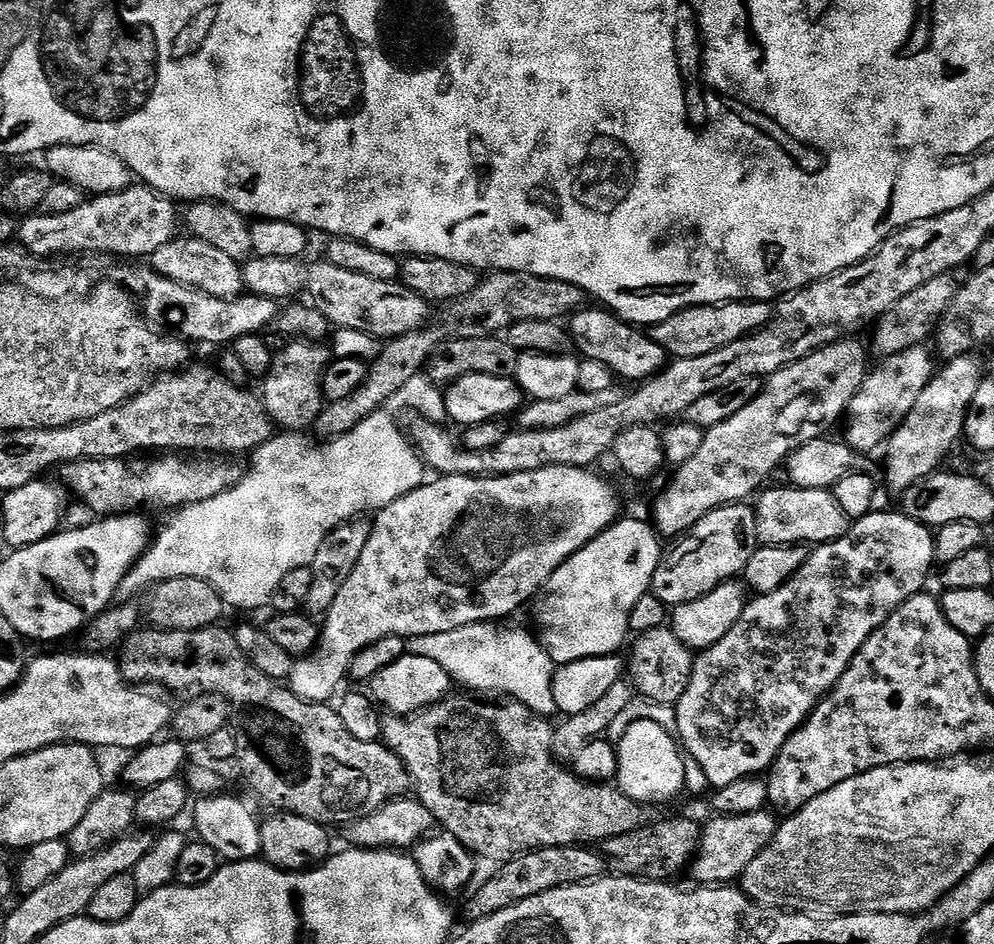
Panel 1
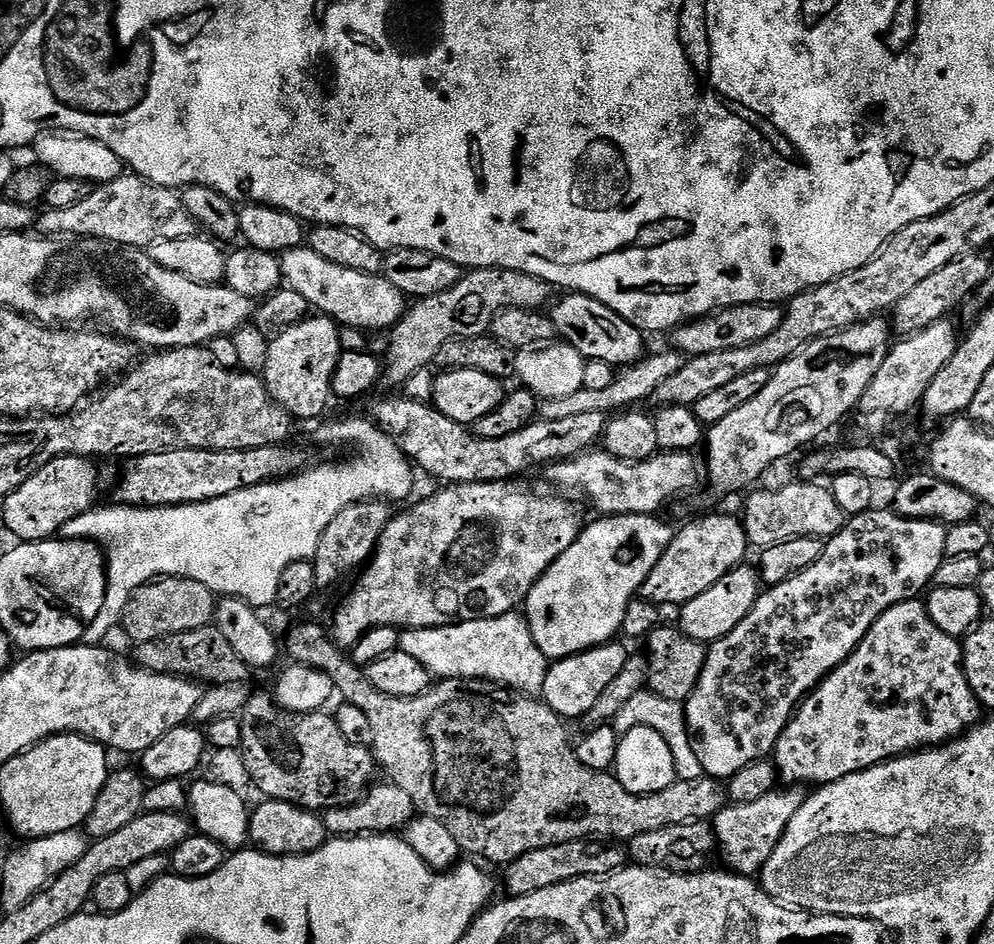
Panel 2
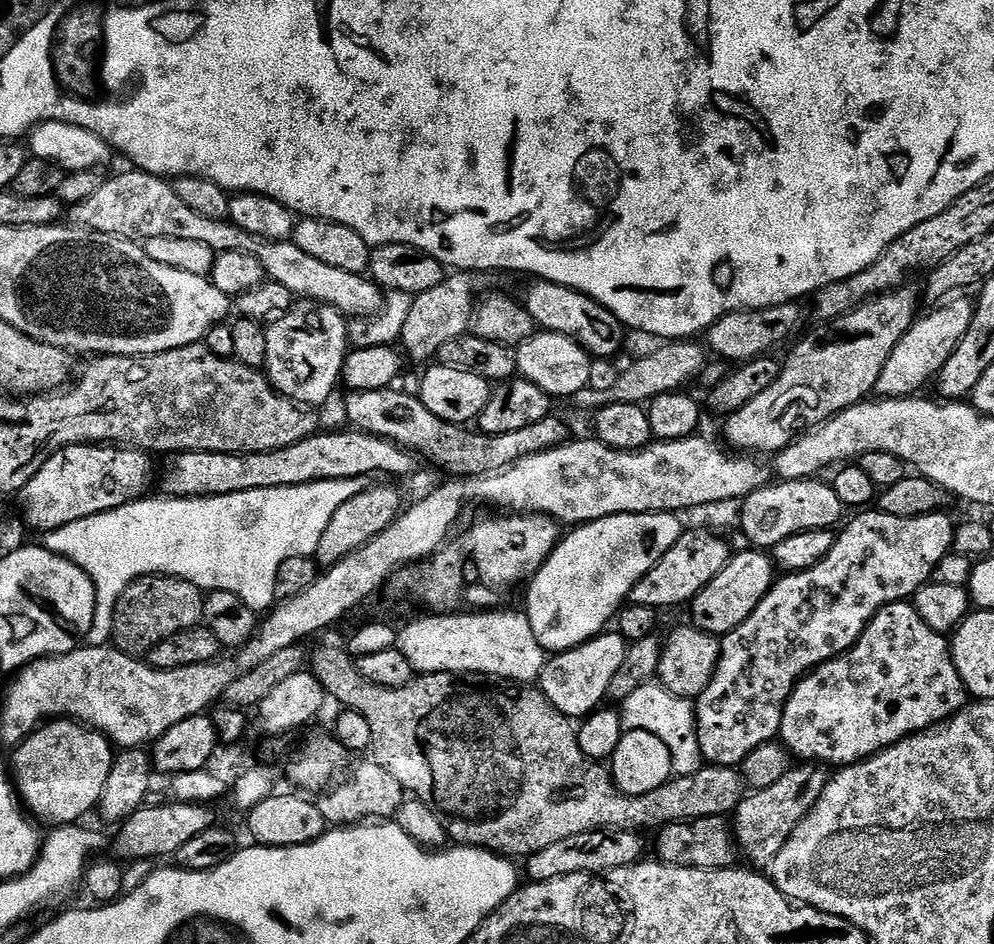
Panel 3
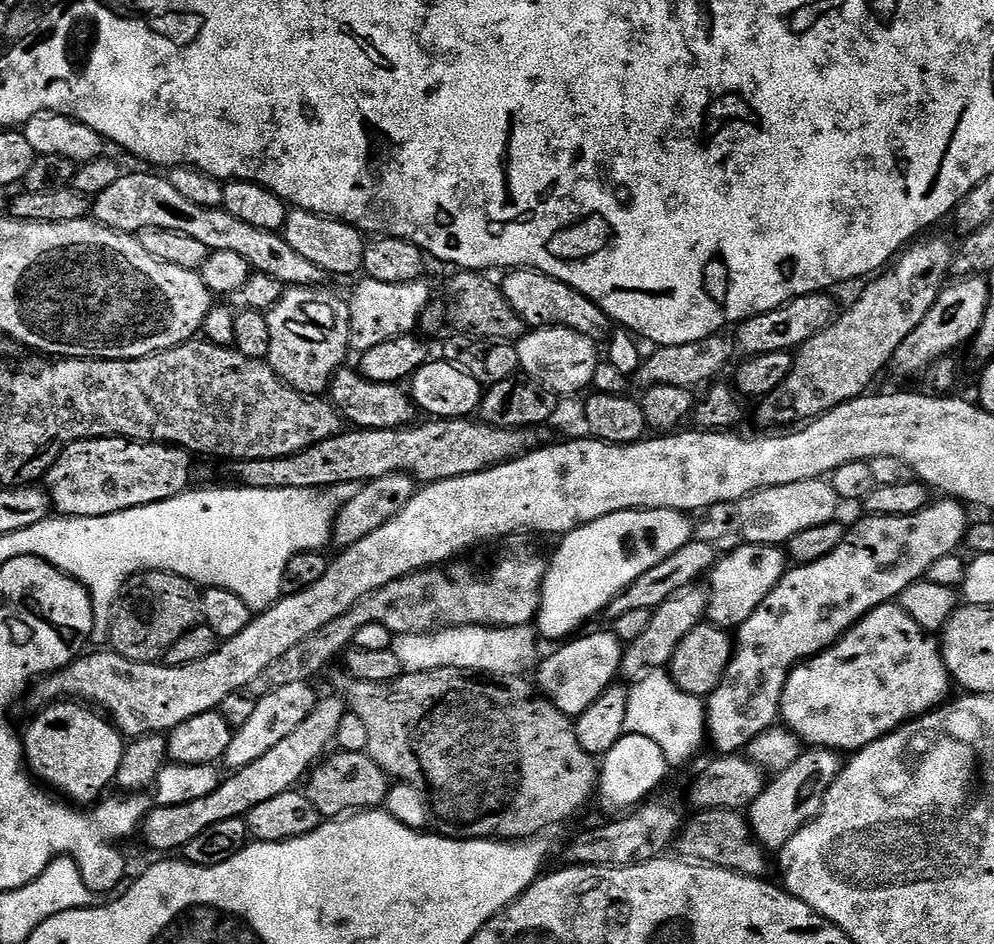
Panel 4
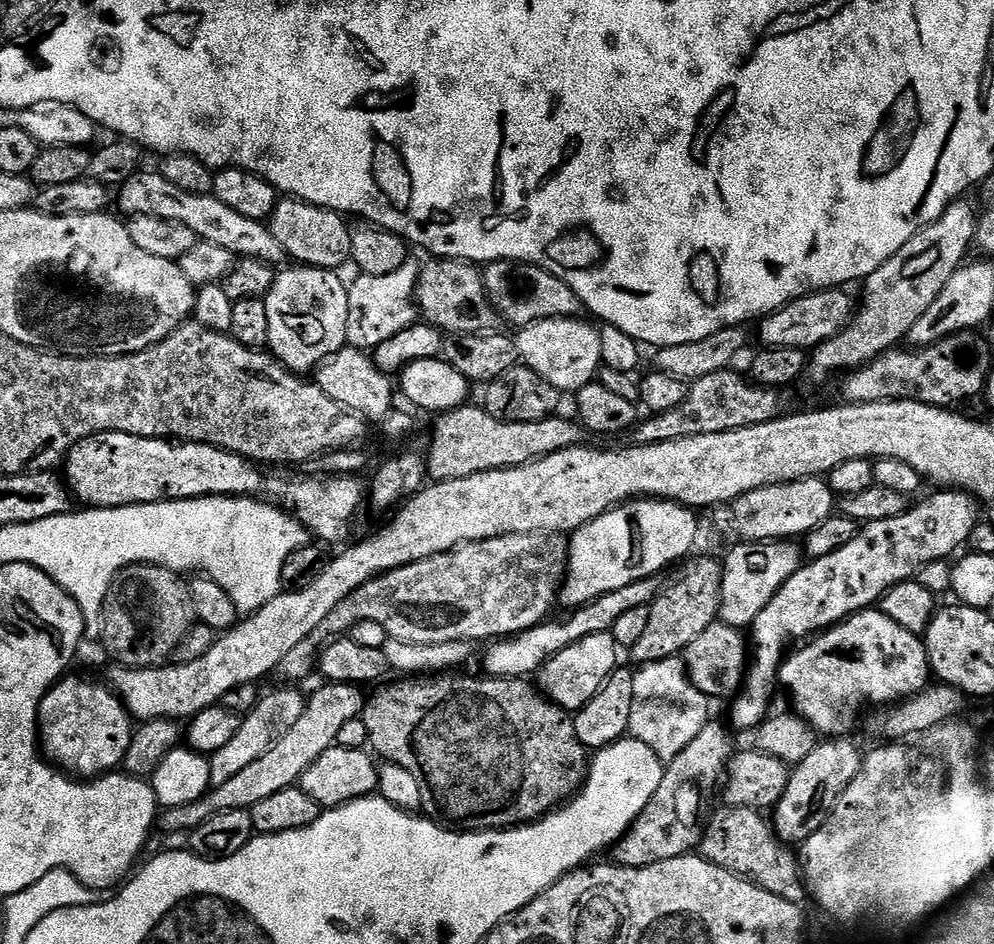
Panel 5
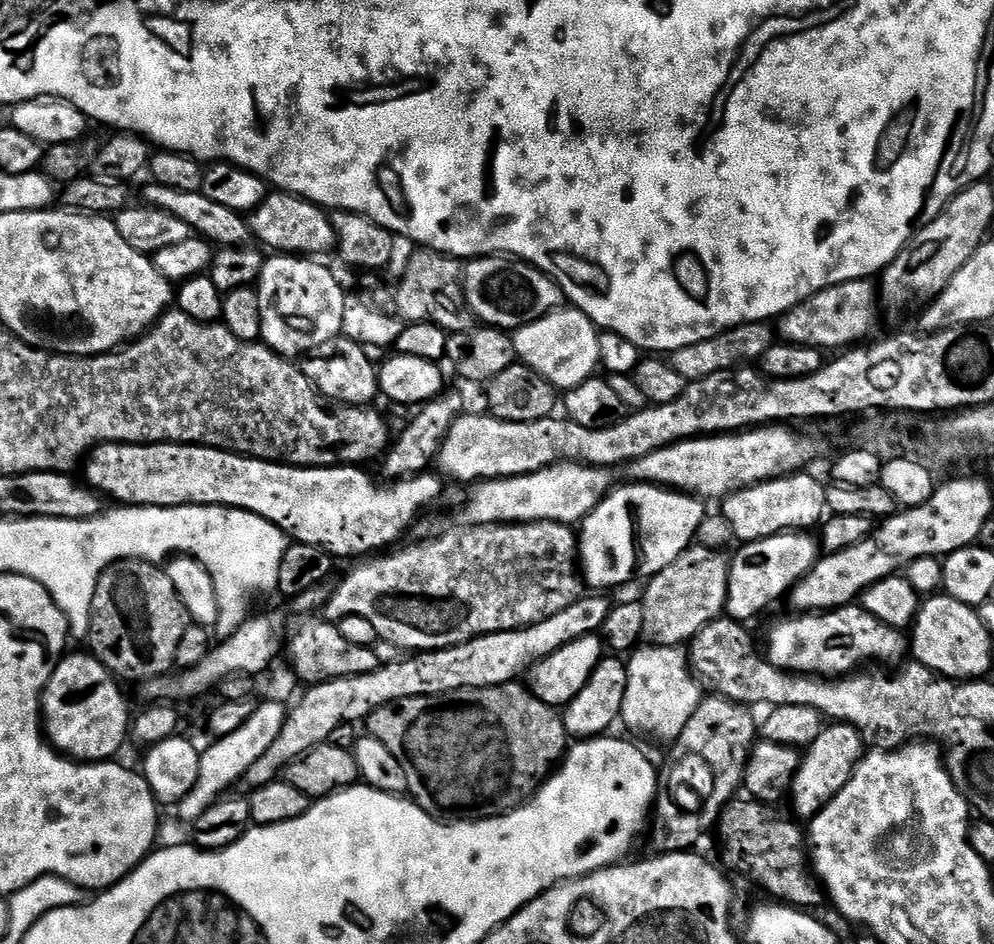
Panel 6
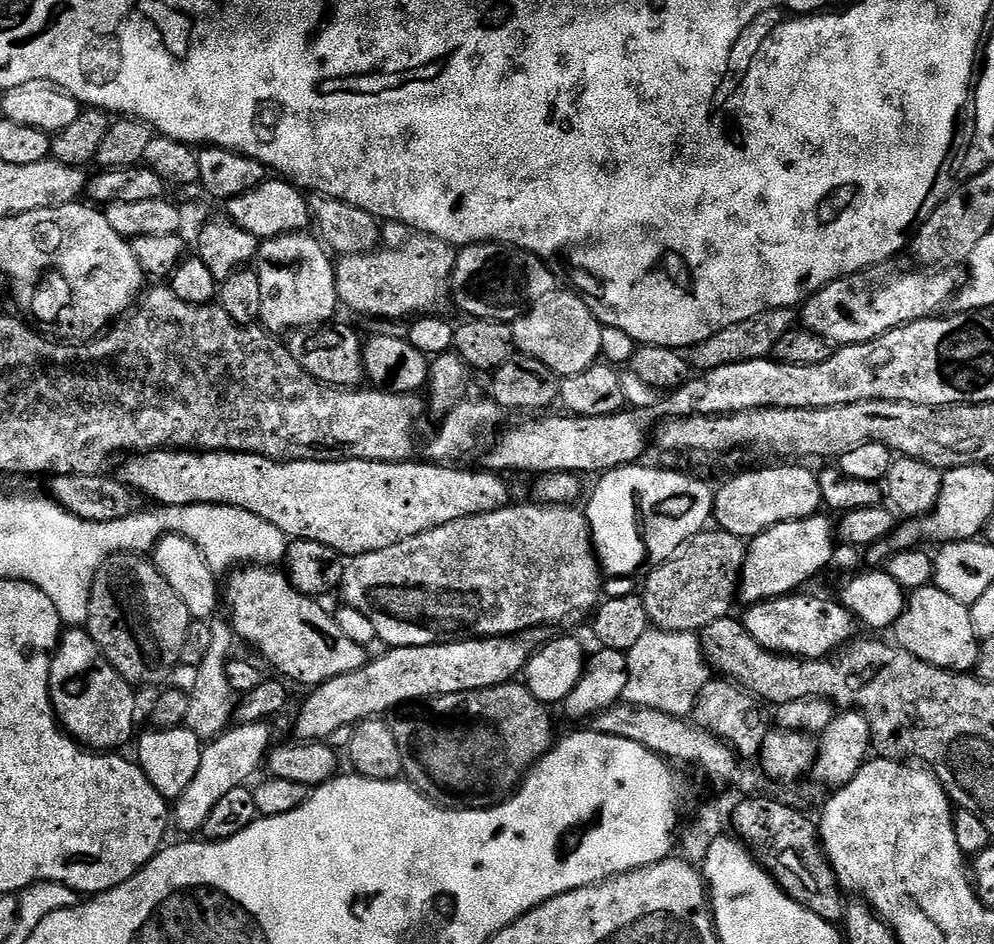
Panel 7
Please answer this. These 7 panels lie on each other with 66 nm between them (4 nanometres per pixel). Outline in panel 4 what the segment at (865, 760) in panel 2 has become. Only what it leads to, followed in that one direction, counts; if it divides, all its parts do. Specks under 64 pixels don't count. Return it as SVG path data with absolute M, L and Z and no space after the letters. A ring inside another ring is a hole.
M893 602L878 606L870 615L859 620L843 638L831 644L826 651L820 652L803 664L796 665L796 669L786 678L786 686L782 690L780 720L783 727L791 730L808 748L829 748L832 752L855 754L861 752L866 746L878 742L883 736L895 732L897 728L907 724L909 720L914 720L917 716L924 716L927 712L936 711L949 699L948 691L951 688L954 688L954 681L948 672L944 656L940 652L937 637L929 634L926 630L922 630L922 626L918 626L918 622L914 622L914 618L910 618L910 614L906 614L906 610L902 610L899 603Z

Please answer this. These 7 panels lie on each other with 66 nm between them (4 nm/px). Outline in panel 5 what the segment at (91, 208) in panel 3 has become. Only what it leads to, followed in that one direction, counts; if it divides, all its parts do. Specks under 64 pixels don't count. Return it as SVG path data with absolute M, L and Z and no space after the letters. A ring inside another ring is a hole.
M141 170L131 176L126 183L119 185L120 208L125 217L149 216L150 218L166 218L170 222L182 222L182 226L190 226L200 240L214 242L214 246L222 246L222 250L230 250L234 258L246 260L260 260L269 266L280 266L285 263L286 257L282 246L274 238L267 223L254 218L246 218L230 210L230 206L218 202L218 198L211 194L186 194L166 182L159 171ZM278 264L278 265L276 265Z

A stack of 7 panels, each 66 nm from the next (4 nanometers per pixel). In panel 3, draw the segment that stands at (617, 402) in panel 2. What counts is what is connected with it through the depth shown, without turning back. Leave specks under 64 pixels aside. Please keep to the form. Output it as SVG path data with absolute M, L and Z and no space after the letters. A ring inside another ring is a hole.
M695 339L674 340L661 343L661 348L656 348L653 352L645 354L641 360L636 360L627 369L621 371L618 382L614 384L611 390L594 390L593 388L583 388L574 398L574 404L580 408L589 408L595 410L605 408L617 402L626 402L627 404L647 405L654 398L658 398L667 392L679 392L691 380L695 381L703 372L704 367L710 363L710 353L703 343Z

